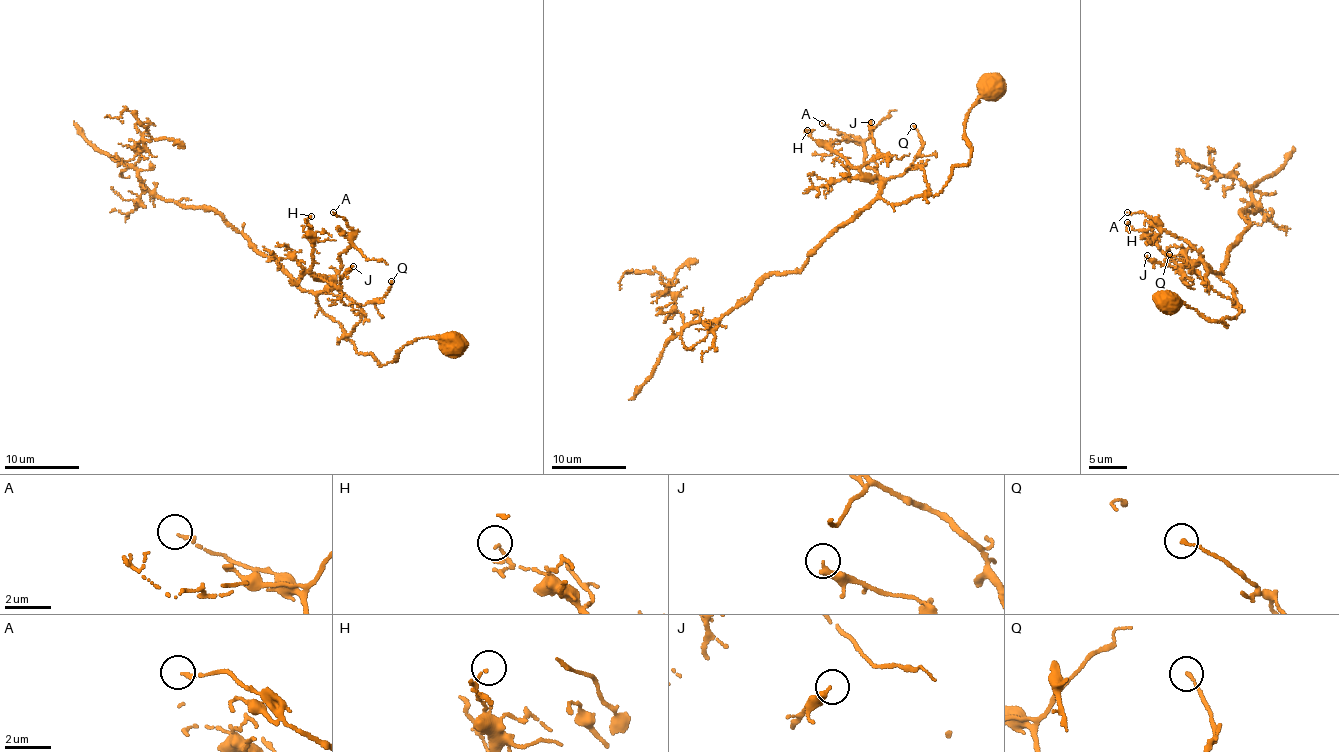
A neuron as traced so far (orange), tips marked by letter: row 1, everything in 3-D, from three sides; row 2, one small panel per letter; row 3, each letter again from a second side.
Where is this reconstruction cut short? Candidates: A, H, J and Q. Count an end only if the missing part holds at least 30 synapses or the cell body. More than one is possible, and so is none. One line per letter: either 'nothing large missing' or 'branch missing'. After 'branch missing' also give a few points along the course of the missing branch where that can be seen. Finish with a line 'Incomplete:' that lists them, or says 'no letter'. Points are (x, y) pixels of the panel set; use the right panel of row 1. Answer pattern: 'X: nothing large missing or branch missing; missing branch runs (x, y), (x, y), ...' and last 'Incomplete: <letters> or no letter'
A: nothing large missing
H: nothing large missing
J: nothing large missing
Q: nothing large missing
Incomplete: no letter

